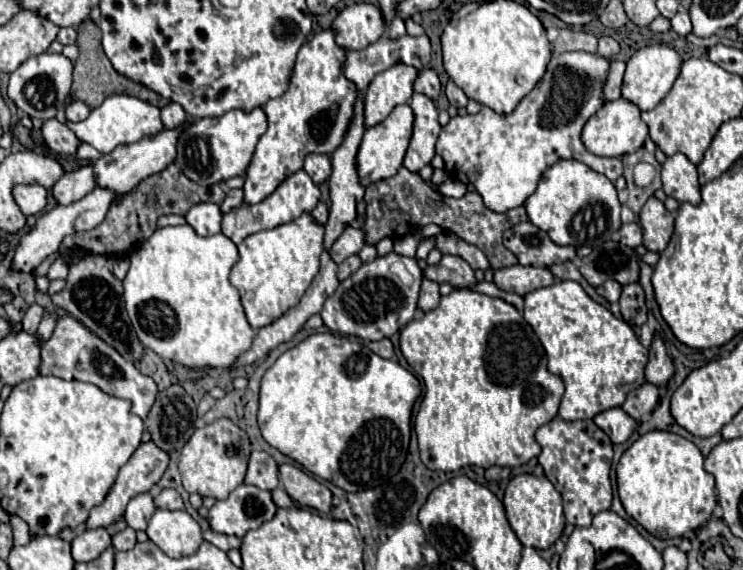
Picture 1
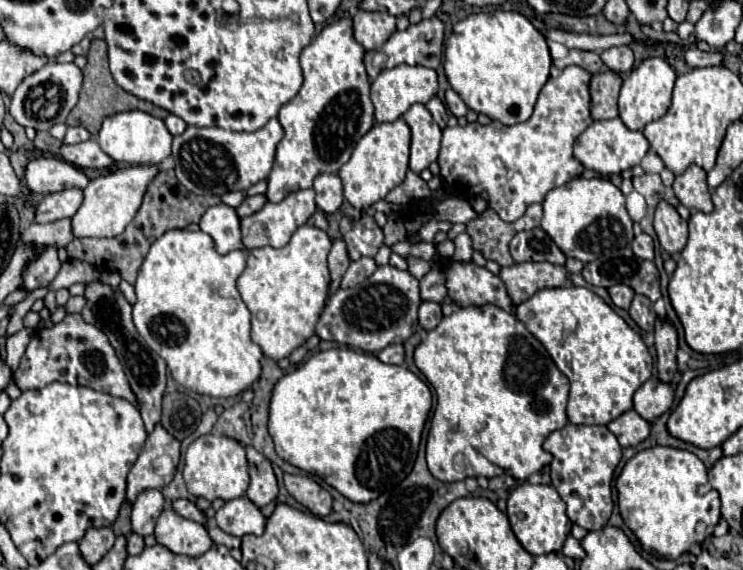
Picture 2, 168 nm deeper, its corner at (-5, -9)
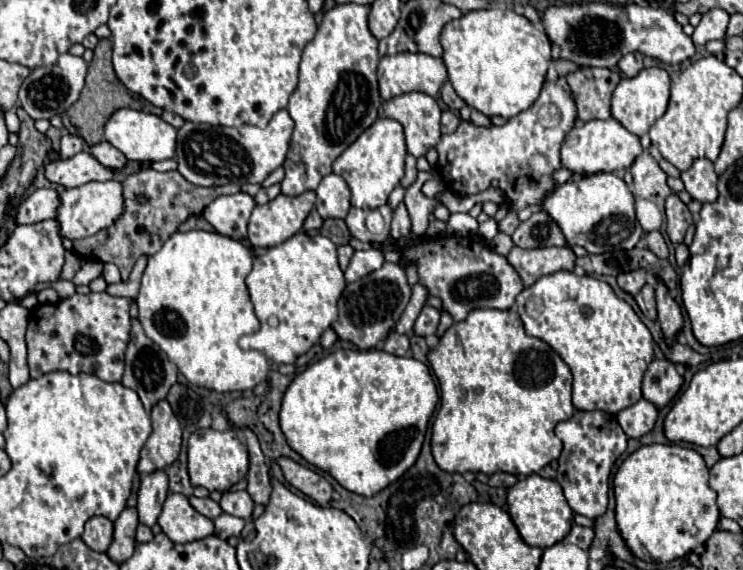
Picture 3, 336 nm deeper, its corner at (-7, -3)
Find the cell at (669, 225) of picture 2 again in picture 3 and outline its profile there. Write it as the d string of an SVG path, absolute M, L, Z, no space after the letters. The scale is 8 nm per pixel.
M670 194L666 198L666 232L668 238L674 244L680 244L684 240L686 230L692 226L692 214L686 208L686 204L680 202L680 198L676 194Z

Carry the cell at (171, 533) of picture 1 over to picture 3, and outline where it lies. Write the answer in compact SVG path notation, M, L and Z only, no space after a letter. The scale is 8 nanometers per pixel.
M168 494L162 514L158 518L162 532L174 540L176 544L186 544L194 540L202 540L214 534L214 524L206 516L198 514L186 496Z

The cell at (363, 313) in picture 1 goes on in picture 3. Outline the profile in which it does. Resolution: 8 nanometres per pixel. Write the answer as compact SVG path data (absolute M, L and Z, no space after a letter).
M384 262L380 270L370 272L368 276L360 278L360 282L346 284L338 300L338 320L332 324L332 330L338 334L338 338L356 344L360 350L374 348L380 340L386 340L386 336L394 330L406 304L410 302L410 294L412 288L406 280L404 268L400 264Z

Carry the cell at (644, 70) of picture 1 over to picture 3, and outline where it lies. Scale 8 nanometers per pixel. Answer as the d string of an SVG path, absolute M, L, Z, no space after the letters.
M652 66L652 68L642 68L638 76L628 78L624 76L620 84L614 90L612 96L612 118L616 118L628 132L636 136L646 136L652 122L658 120L666 108L668 108L668 96L670 96L670 76L664 68Z

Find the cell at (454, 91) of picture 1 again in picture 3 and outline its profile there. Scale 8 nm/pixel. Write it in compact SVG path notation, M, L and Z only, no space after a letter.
M446 80L446 82L444 82L440 96L442 96L444 104L446 104L450 110L460 110L462 106L466 106L466 102L464 102L464 100L462 100L462 98L460 98L456 92L454 92L454 88L452 88L450 80Z

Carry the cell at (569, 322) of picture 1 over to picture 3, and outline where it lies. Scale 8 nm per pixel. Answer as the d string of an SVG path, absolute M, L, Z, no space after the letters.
M556 272L524 288L516 298L516 306L526 334L550 344L572 370L572 404L576 410L618 414L642 398L640 384L654 358L654 340L638 314L606 282Z

